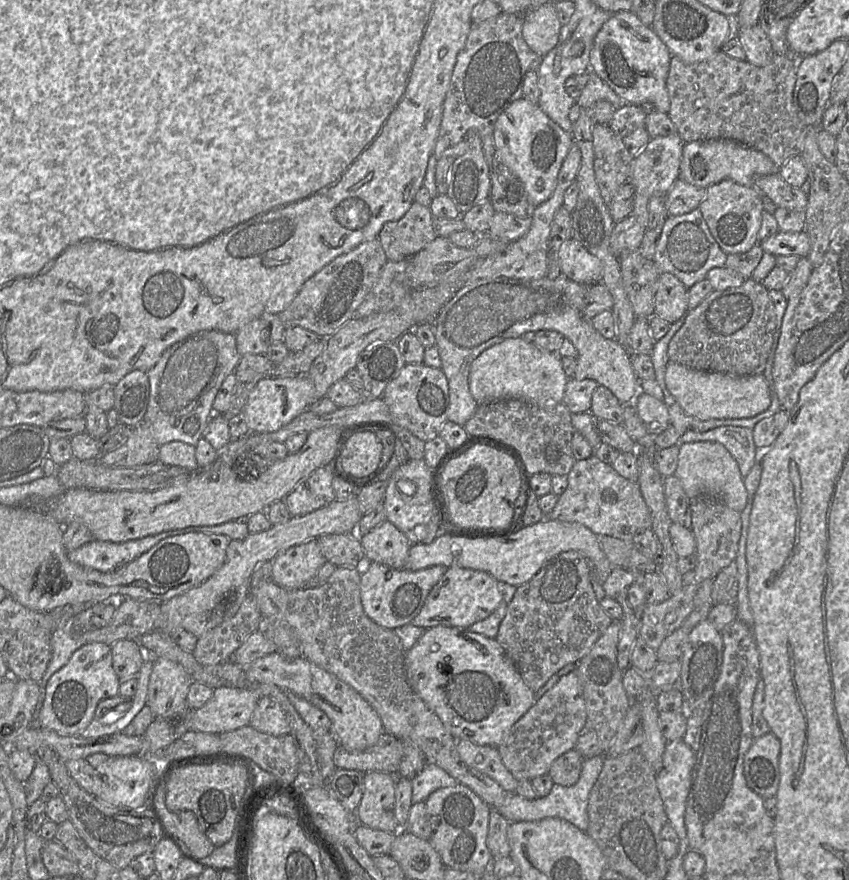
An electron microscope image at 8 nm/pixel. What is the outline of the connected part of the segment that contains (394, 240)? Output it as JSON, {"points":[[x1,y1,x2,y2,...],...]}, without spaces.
{"points":[[413,202,399,220,387,222,379,232,378,239,387,260,409,259,436,237,430,208]]}

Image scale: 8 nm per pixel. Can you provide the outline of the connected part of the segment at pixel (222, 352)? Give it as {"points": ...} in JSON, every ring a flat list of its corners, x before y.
{"points":[[202,330,165,350,156,365,147,372,150,397,143,422,149,427,155,443,160,446,158,462,167,466,180,466,191,473,199,471,195,447,214,415,213,402,223,381,235,371,241,357,236,348,235,334]]}

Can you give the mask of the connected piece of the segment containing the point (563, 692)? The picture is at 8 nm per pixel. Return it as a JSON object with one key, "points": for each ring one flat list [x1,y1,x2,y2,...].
{"points":[[574,669,560,677,513,725,507,739,498,746,505,767,518,781,548,774,552,763,562,754,575,749,580,731,587,722,582,687]]}

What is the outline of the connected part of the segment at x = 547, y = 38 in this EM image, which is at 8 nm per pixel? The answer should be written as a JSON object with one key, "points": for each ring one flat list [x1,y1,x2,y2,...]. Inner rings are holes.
{"points":[[548,1,539,8,531,9,524,17,522,35,529,48,544,57,558,43,561,24,555,3]]}

